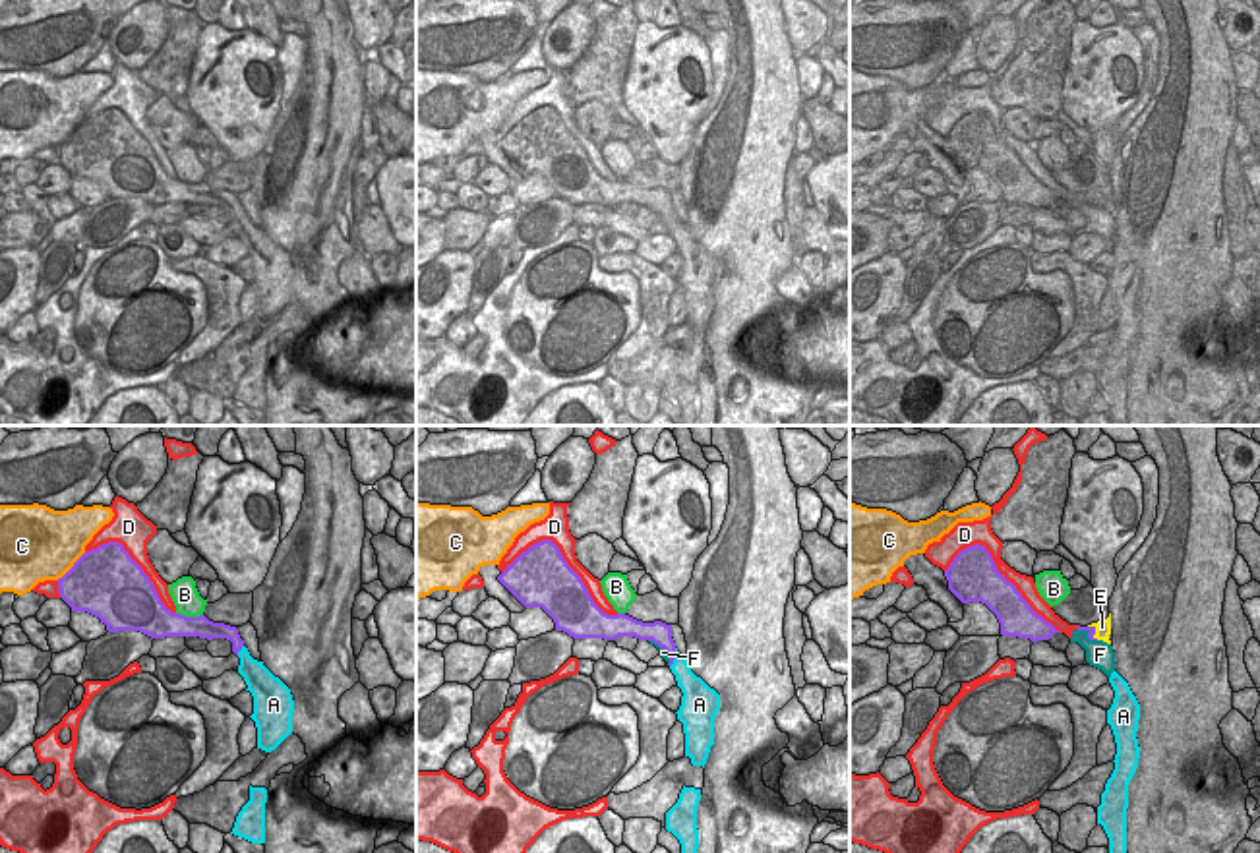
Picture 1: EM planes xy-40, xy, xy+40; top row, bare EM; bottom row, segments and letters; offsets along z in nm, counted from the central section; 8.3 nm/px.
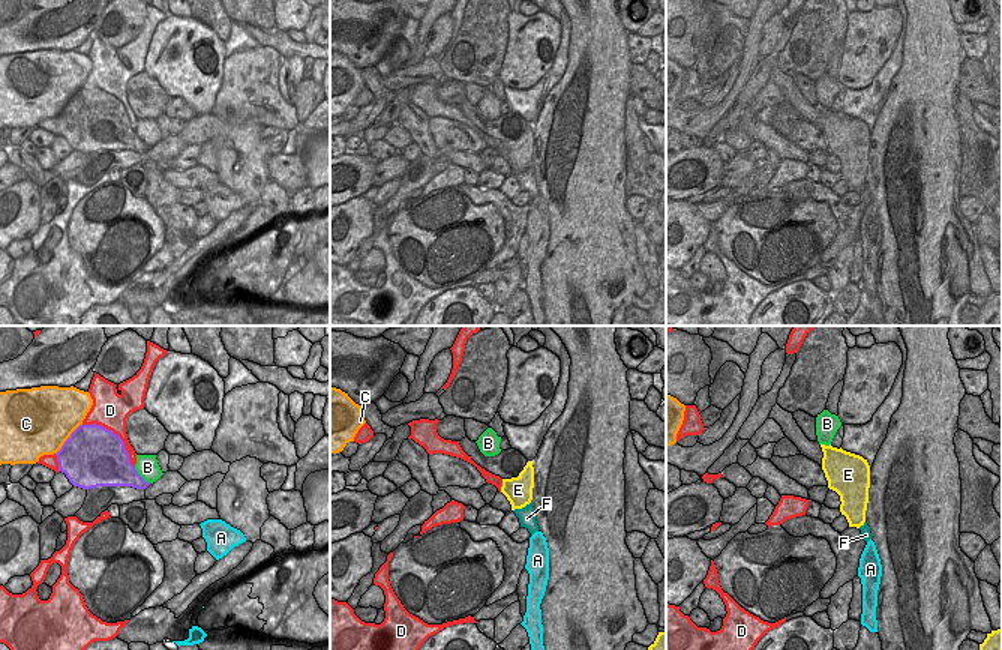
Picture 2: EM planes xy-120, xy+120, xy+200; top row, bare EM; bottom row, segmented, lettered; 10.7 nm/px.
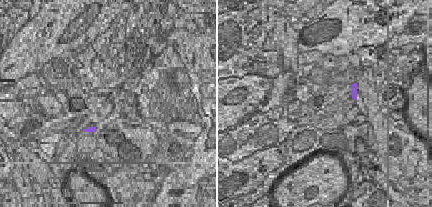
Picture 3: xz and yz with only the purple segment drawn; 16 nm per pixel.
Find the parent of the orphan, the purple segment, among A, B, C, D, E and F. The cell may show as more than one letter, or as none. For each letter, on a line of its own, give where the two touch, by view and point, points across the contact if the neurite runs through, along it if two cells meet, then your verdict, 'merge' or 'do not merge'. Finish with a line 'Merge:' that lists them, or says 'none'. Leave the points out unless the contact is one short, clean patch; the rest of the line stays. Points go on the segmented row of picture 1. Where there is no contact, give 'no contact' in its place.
A: contact xy (674, 658); way xy (660, 633), (674, 658), (688, 681); merge
B: contact xy-40 (190, 617); do not merge
C: contact xy-40 (72, 567); do not merge
D: contact xy+40 (999, 573); do not merge
E: contact xy+40 (1094, 631); border xy+40 (1088, 625), (1098, 639); do not merge
F: contact xy (664, 648); border xy (649, 639), (664, 650), (668, 664); do not merge
Merge: A

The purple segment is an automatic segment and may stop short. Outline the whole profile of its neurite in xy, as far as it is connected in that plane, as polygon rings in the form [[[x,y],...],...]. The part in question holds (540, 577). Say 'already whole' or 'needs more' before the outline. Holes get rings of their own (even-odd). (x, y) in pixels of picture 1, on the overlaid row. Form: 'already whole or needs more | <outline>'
needs more | [[[552,540],[530,545],[507,565],[497,580],[525,607],[542,607],[554,619],[555,631],[563,631],[575,640],[635,636],[664,648],[670,658],[668,665],[683,692],[675,714],[683,723],[685,756],[691,758],[693,766],[705,768],[714,745],[714,718],[720,710],[720,694],[697,677],[677,652],[672,625],[662,621],[643,623],[625,613],[604,613]]]

